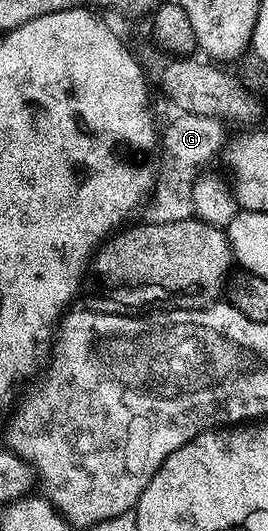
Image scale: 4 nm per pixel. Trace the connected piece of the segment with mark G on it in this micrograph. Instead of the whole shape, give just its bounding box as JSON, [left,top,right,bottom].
[152,113,227,224]

